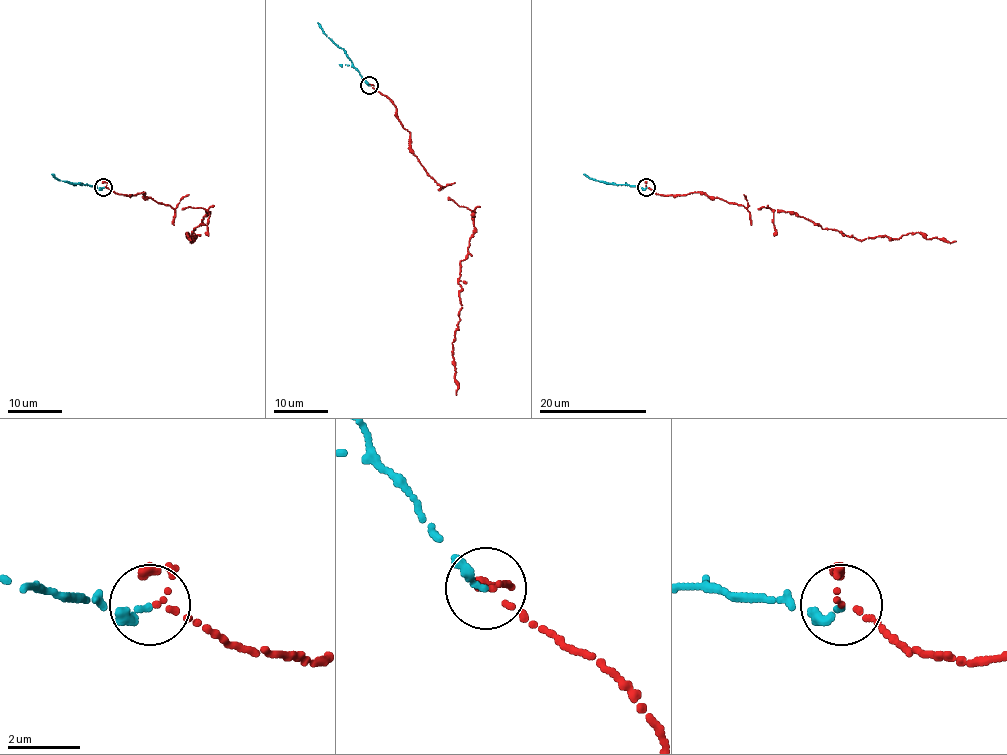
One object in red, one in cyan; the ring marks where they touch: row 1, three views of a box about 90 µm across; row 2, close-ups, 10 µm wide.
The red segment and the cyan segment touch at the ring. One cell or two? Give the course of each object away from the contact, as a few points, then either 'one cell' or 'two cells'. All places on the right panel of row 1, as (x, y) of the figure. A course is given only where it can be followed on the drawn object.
red via (646, 187), (655, 194), (705, 193), (745, 207), (793, 212), (858, 240), (920, 232), (927, 239), (955, 241) | cyan via (646, 187), (604, 183), (584, 174) | one cell

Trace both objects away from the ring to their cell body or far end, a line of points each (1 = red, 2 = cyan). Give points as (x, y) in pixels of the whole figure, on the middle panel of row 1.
1: (370, 85), (396, 108), (423, 169), (473, 213), (451, 343), (456, 394)
2: (369, 85), (345, 51), (325, 34), (318, 23)

